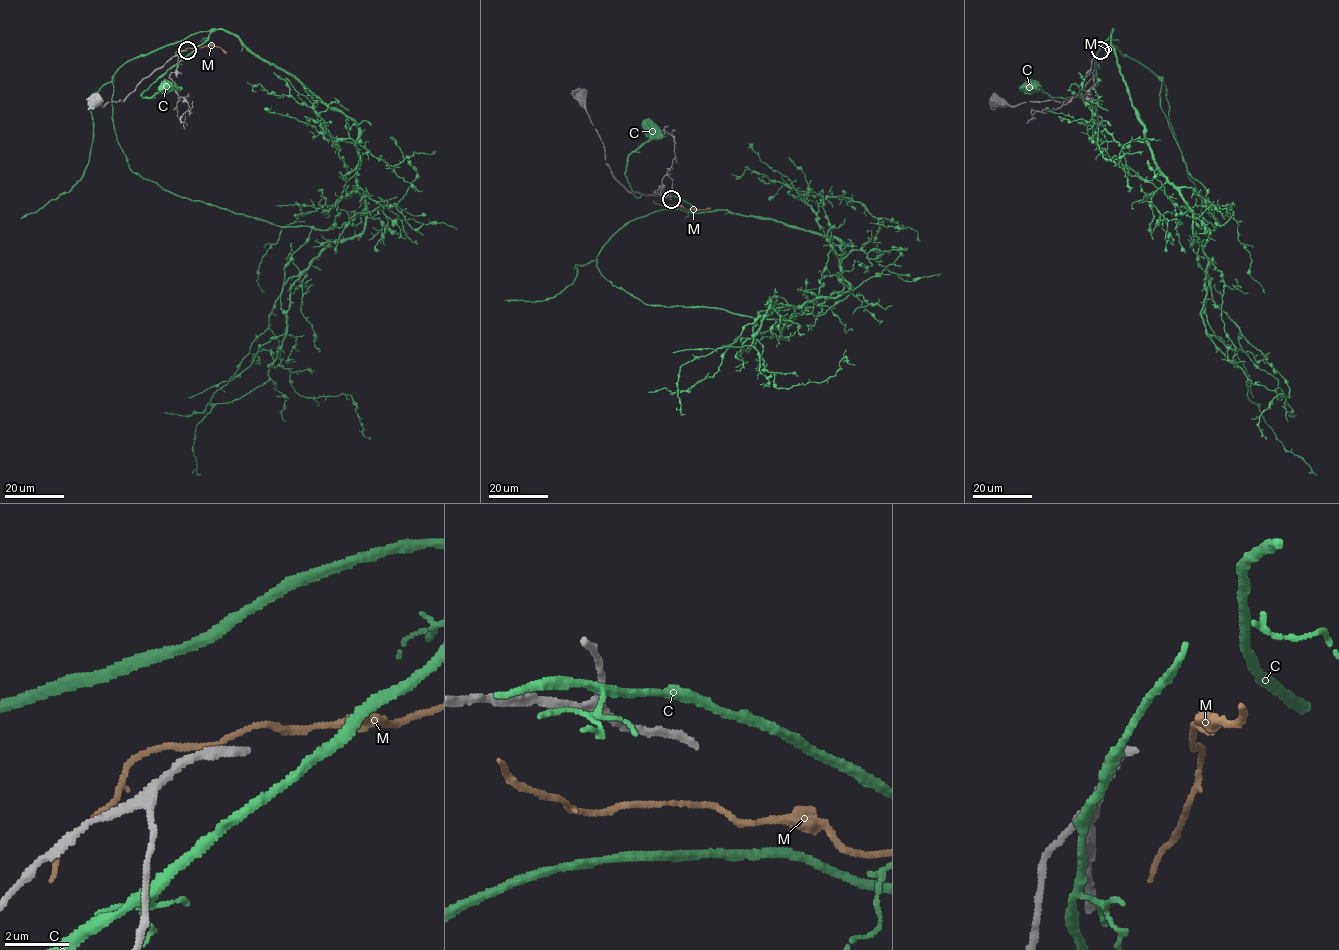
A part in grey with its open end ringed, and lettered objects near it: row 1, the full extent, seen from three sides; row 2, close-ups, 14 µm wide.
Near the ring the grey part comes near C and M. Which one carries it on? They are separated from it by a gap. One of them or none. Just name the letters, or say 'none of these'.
none of these

